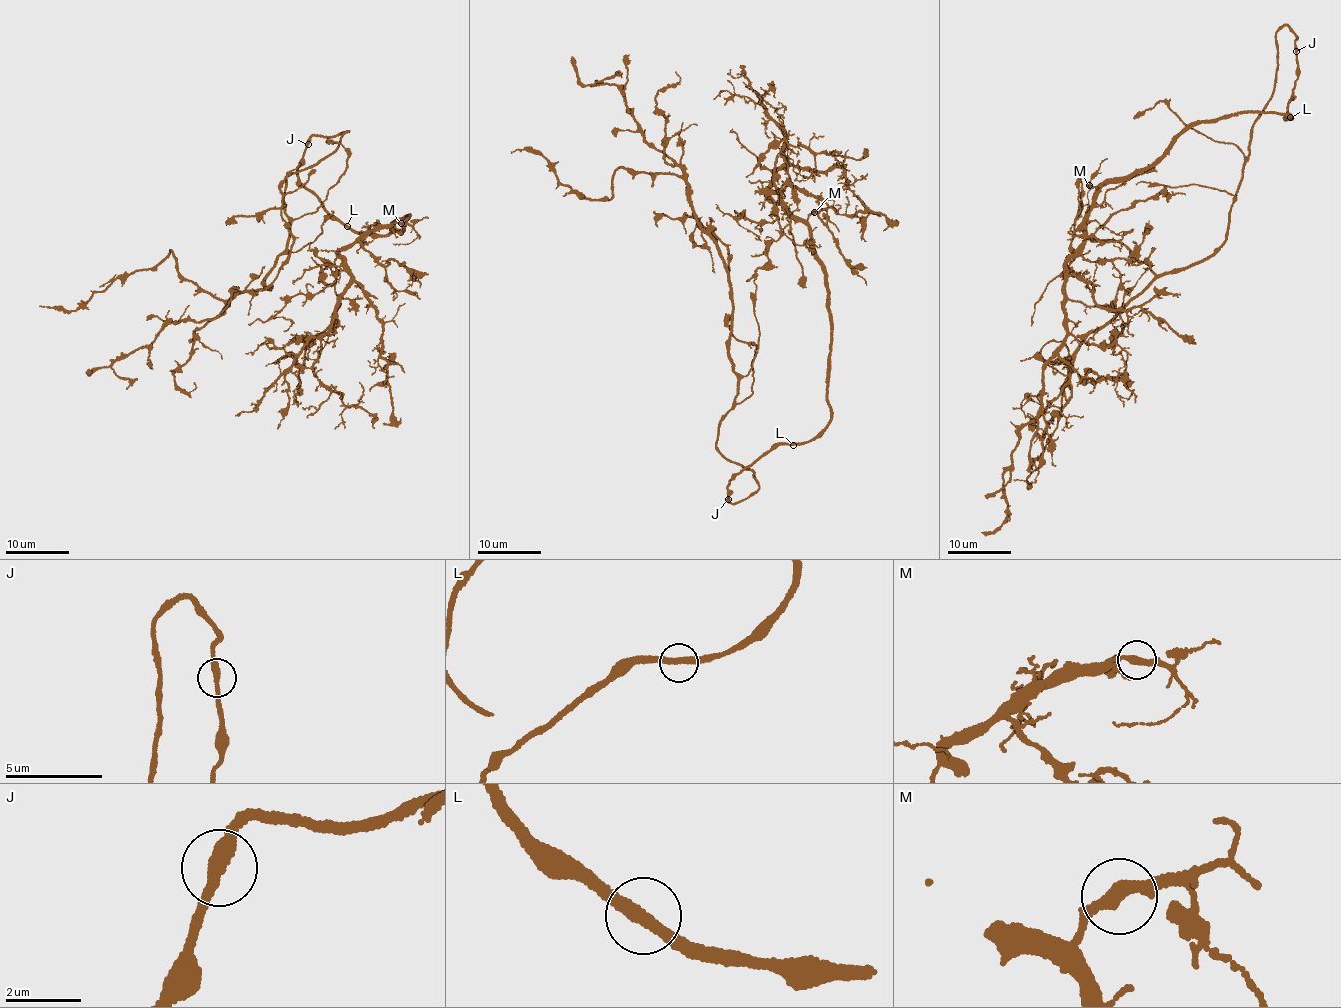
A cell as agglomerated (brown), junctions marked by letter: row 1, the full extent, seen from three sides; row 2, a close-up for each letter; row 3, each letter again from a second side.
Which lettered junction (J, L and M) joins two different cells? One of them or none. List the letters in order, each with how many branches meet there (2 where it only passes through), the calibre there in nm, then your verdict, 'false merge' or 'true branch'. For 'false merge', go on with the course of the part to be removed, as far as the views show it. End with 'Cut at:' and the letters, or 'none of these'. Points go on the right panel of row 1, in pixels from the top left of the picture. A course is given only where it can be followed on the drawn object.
J: branches 2; calibre 320 nm; true branch
L: branches 2; calibre 320 nm; true branch
M: branches 2; calibre 320 nm; true branch
Cut at: none of these

